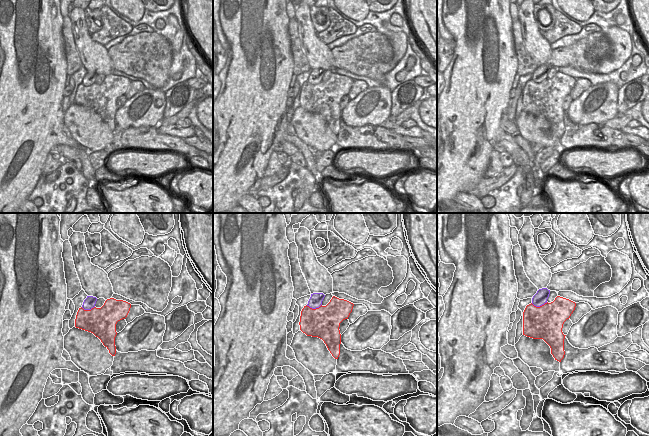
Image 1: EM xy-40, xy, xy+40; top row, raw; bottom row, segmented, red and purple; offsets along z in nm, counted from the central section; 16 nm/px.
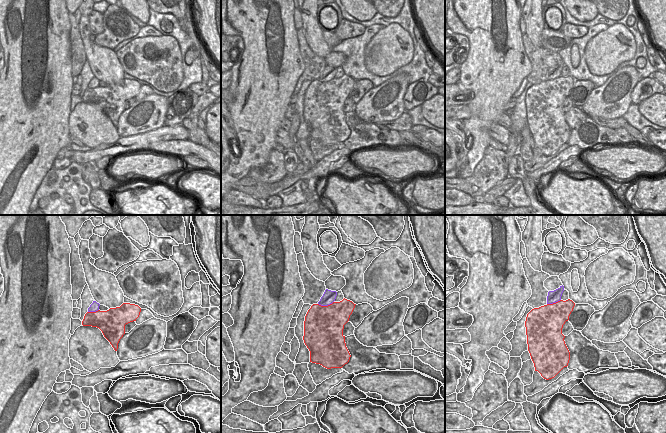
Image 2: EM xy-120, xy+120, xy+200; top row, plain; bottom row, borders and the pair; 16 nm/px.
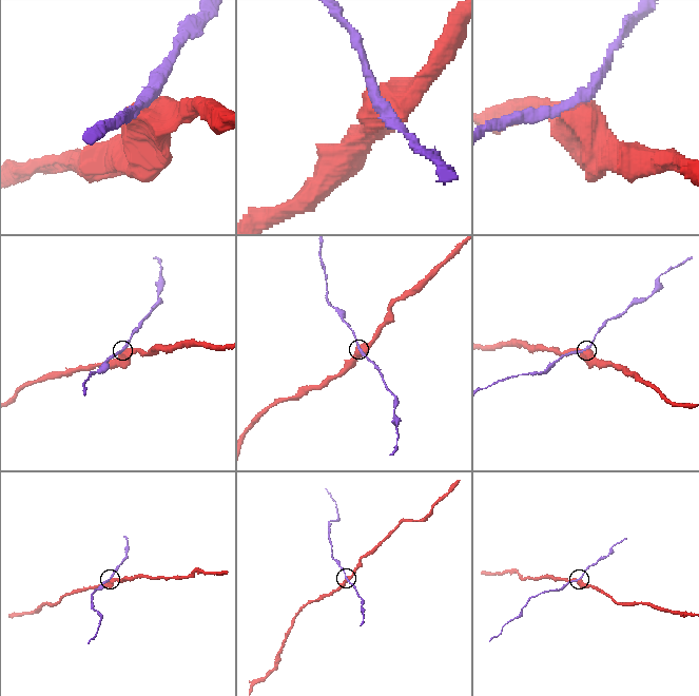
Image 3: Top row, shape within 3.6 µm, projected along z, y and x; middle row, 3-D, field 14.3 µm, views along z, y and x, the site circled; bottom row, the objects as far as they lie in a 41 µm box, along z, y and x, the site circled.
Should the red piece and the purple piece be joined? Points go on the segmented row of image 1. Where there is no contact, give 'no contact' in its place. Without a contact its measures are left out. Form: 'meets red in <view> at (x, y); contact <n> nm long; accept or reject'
meets red in xy+40 at (540, 306); contact 280 nm long; reject

